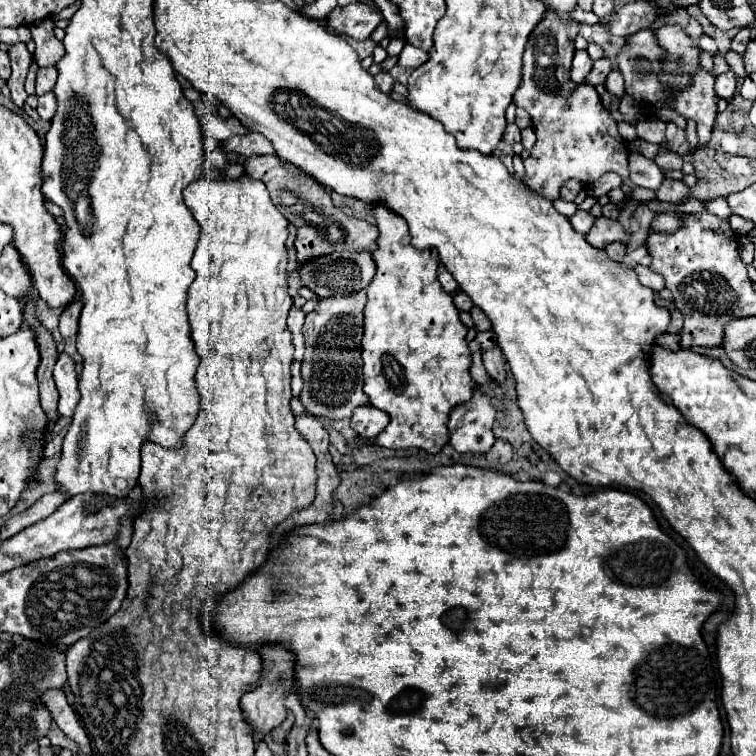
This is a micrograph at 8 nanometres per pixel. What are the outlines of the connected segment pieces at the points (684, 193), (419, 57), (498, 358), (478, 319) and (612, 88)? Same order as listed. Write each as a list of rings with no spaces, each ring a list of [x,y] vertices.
[[[665,179],[665,183],[655,191],[659,201],[669,201],[669,203],[683,203],[685,199],[691,197],[691,187],[685,185],[685,181],[675,181],[675,179]]]
[[[407,43],[407,45],[403,47],[399,59],[397,59],[397,65],[399,65],[399,67],[407,67],[407,69],[415,69],[415,67],[419,67],[421,63],[425,63],[427,59],[429,59],[429,53],[425,53],[425,51],[413,47],[411,43]]]
[[[499,347],[483,353],[483,365],[493,381],[505,383],[505,359],[503,359],[503,351]]]
[[[473,307],[471,309],[471,317],[473,317],[473,323],[475,323],[475,329],[477,331],[487,331],[491,329],[491,323],[487,319],[487,315],[483,315],[483,311],[479,307]]]
[[[613,69],[609,73],[609,79],[605,81],[605,87],[609,93],[617,95],[617,97],[623,97],[625,95],[625,87],[623,87],[623,79],[621,79],[621,73],[617,69]]]

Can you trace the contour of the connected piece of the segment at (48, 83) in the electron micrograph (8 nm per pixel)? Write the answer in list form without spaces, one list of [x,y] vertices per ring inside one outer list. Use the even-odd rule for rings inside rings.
[[[45,67],[45,69],[39,69],[37,73],[37,85],[35,85],[35,93],[41,97],[45,93],[49,93],[53,87],[55,87],[55,81],[57,81],[57,69],[55,67]]]

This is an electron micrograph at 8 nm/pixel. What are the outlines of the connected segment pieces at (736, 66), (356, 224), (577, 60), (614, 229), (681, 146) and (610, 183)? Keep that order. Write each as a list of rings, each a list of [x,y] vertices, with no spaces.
[[[727,51],[727,53],[725,53],[725,61],[727,61],[729,67],[737,73],[737,77],[747,77],[747,73],[745,73],[745,65],[743,65],[743,57],[741,57],[739,53],[735,53],[735,51]]]
[[[261,155],[261,157],[249,157],[245,161],[245,175],[253,179],[261,179],[267,185],[277,209],[287,217],[289,223],[297,227],[295,249],[297,249],[299,263],[305,263],[311,257],[327,255],[331,251],[373,251],[375,249],[379,229],[367,221],[345,215],[341,209],[333,205],[331,195],[327,193],[325,187],[321,187],[321,183],[309,179],[309,175],[301,175],[301,171],[297,171],[295,167],[285,167],[285,163],[281,163],[277,157]]]
[[[575,51],[573,57],[573,67],[571,67],[571,79],[575,83],[585,81],[585,75],[589,75],[589,71],[593,69],[593,59],[589,57],[587,51]]]
[[[599,217],[593,225],[593,229],[587,233],[587,241],[597,249],[605,249],[605,245],[609,245],[613,241],[625,241],[627,237],[621,223],[611,221],[607,217]]]
[[[667,123],[667,147],[680,156],[692,152],[683,129],[677,127],[675,123]]]
[[[607,173],[603,175],[597,183],[591,185],[591,191],[589,195],[595,195],[595,197],[601,197],[601,195],[607,195],[611,189],[619,187],[621,185],[621,177],[617,173]]]

